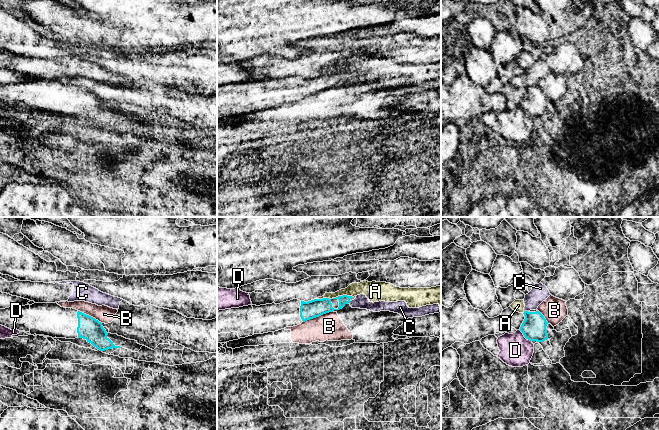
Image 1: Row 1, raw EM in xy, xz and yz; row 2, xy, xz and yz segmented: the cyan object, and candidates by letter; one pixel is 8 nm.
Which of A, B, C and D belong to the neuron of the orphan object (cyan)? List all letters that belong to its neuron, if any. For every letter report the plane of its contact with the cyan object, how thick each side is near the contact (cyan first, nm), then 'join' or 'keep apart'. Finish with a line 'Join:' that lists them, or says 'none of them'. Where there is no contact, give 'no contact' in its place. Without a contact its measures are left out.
A: meets cyan in xz; 140 nm thick on the cyan side, 150 nm on the other; keep apart
B: meets cyan in xz; 140 nm thick on the cyan side, 220 nm on the other; keep apart
C: meets cyan in yz; 190 nm thick on the cyan side, 140 nm on the other; keep apart
D: meets cyan in yz; 190 nm thick on the cyan side, 260 nm on the other; keep apart
Join: none of them

